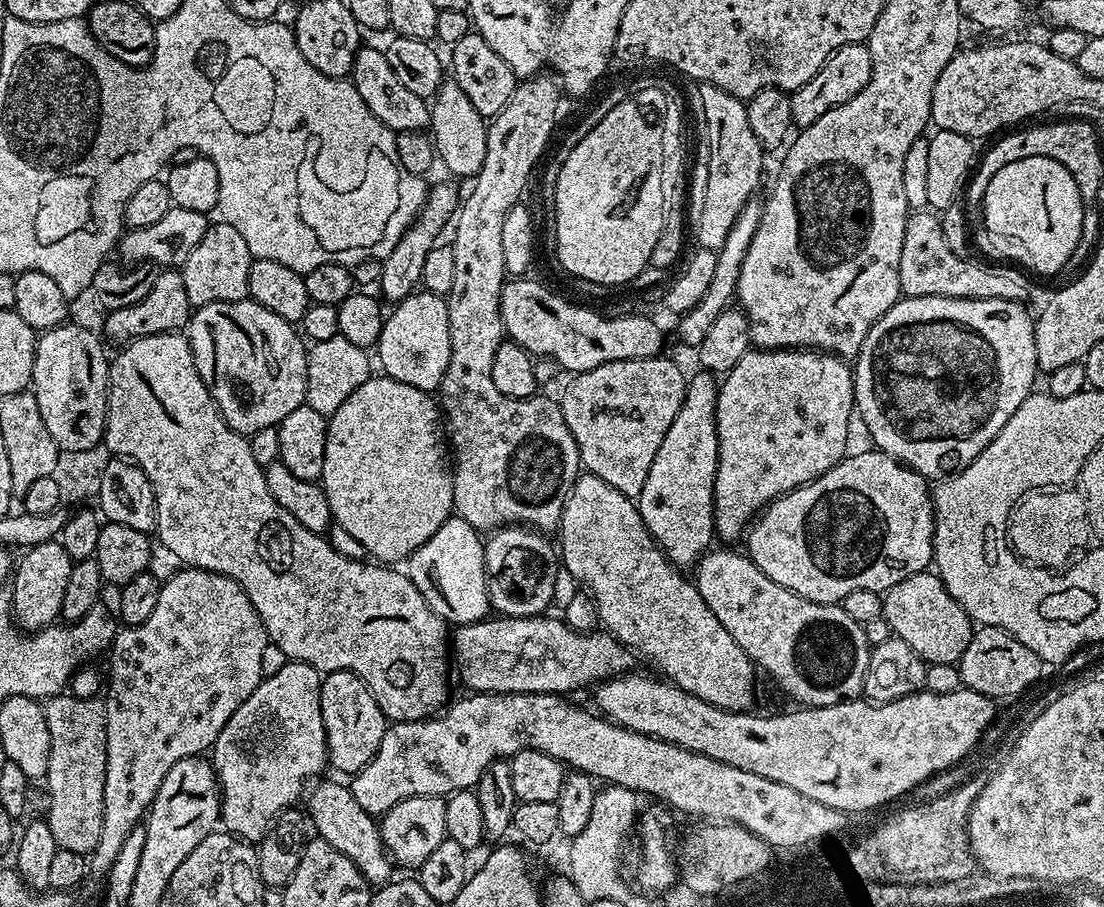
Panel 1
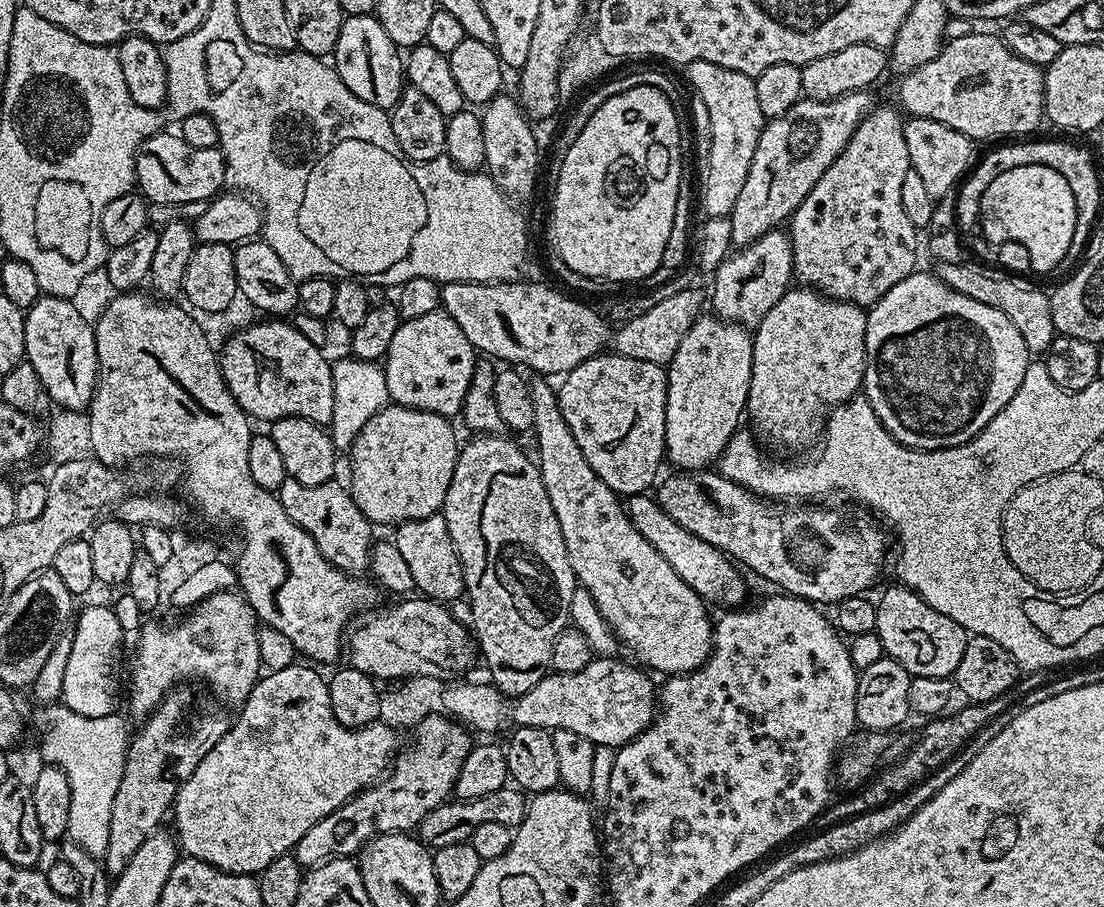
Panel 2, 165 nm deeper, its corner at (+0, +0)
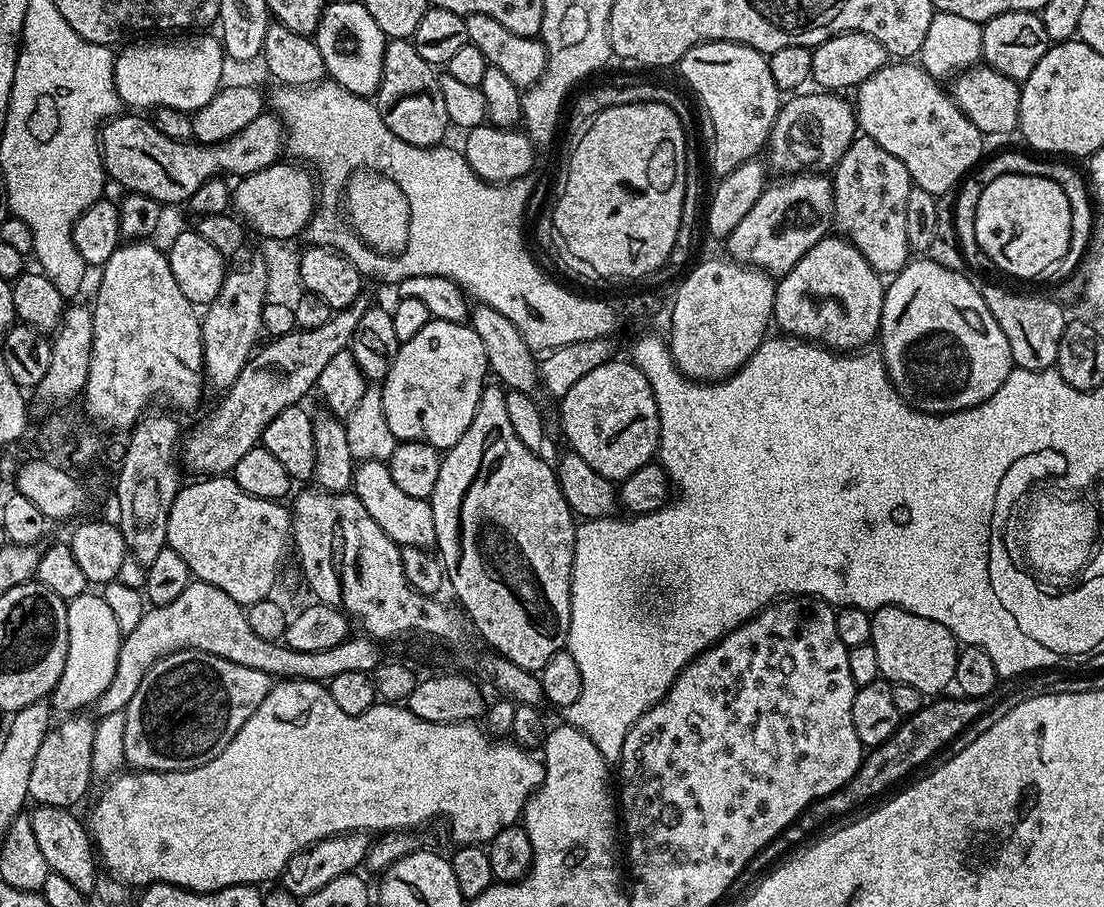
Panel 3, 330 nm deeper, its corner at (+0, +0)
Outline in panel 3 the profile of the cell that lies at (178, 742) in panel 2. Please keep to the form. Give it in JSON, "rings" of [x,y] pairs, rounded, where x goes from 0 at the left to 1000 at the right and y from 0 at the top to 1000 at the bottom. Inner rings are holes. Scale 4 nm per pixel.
{"rings":[[[167,716],[136,734],[112,782],[112,840],[124,851],[176,849],[201,831],[223,792],[237,778],[247,746],[196,721]]]}

